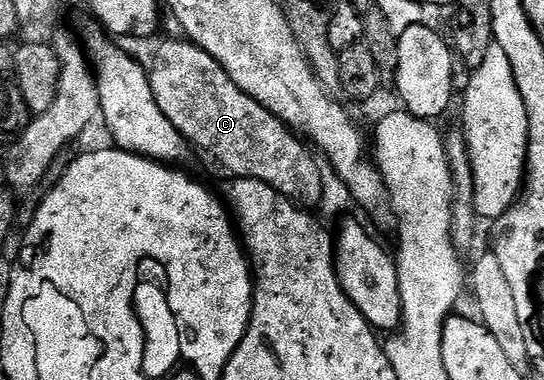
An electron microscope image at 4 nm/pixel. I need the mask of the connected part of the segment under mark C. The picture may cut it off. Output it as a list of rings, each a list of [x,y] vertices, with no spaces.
[[[186,39],[165,41],[167,42],[155,53],[155,62],[149,65],[153,95],[157,99],[157,107],[165,111],[165,119],[169,119],[169,123],[173,123],[173,127],[177,127],[180,135],[186,137],[194,148],[196,145],[197,148],[204,149],[209,156],[216,157],[231,175],[261,179],[261,183],[269,183],[273,191],[300,206],[318,206],[322,199],[322,171],[320,162],[315,162],[316,154],[278,117],[274,117],[249,95],[245,95],[245,91],[241,91],[241,87],[237,87],[237,83],[229,79],[221,63],[217,63],[217,59],[209,56],[200,45],[194,45]]]

